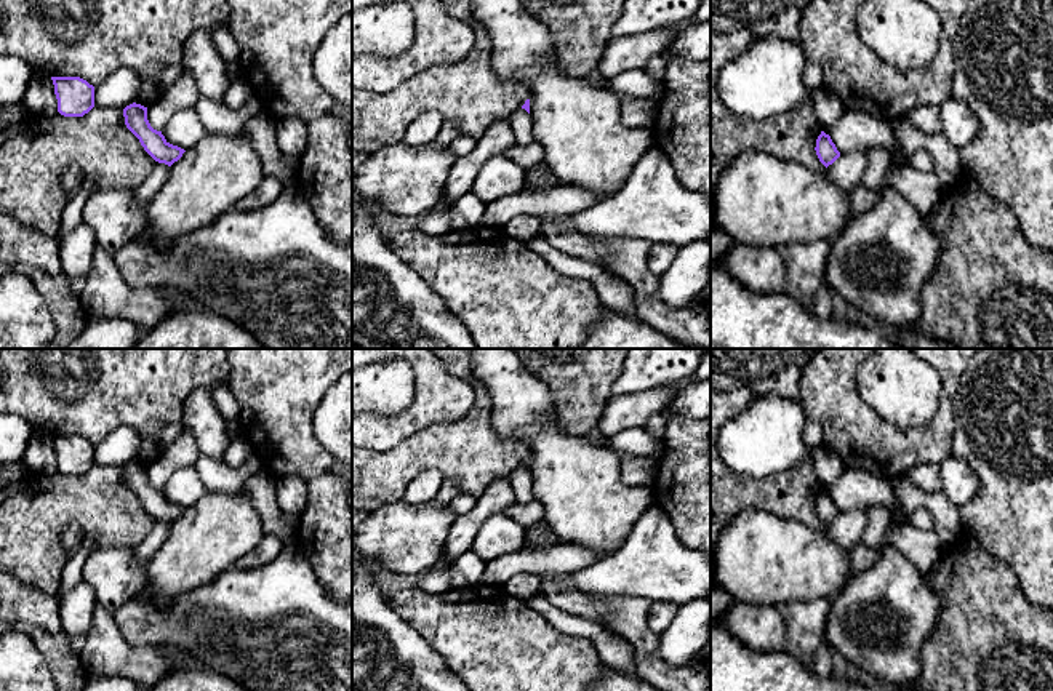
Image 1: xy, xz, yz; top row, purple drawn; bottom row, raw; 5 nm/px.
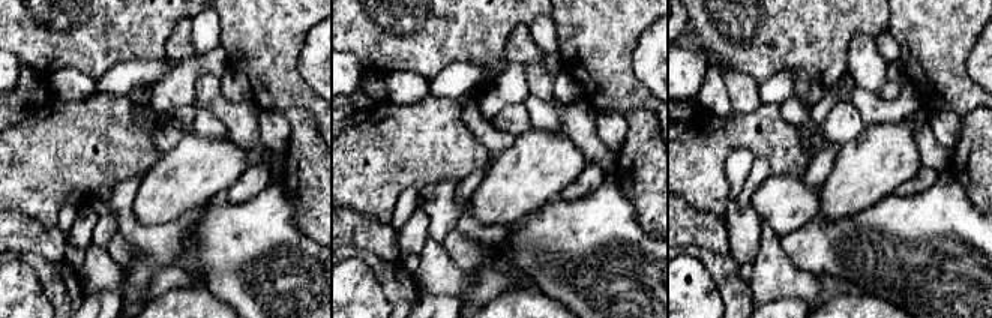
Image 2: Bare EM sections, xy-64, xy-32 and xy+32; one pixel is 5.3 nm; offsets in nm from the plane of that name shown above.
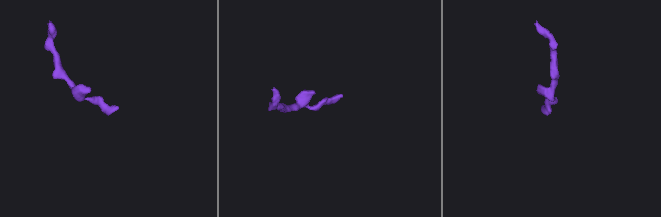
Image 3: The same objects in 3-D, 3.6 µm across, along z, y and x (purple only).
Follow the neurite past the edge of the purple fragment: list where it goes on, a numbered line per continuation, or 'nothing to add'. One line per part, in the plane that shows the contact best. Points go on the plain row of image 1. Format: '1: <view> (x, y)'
nothing to add

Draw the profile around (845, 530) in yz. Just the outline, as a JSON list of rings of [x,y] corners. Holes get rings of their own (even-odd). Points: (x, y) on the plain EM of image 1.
[[[853,507],[826,526],[829,537],[840,547],[853,550],[861,544],[861,534],[866,526],[866,509]]]

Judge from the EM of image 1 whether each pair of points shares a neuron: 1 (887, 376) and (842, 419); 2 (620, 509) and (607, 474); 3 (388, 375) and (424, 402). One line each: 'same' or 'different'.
1: different
2: same
3: different

